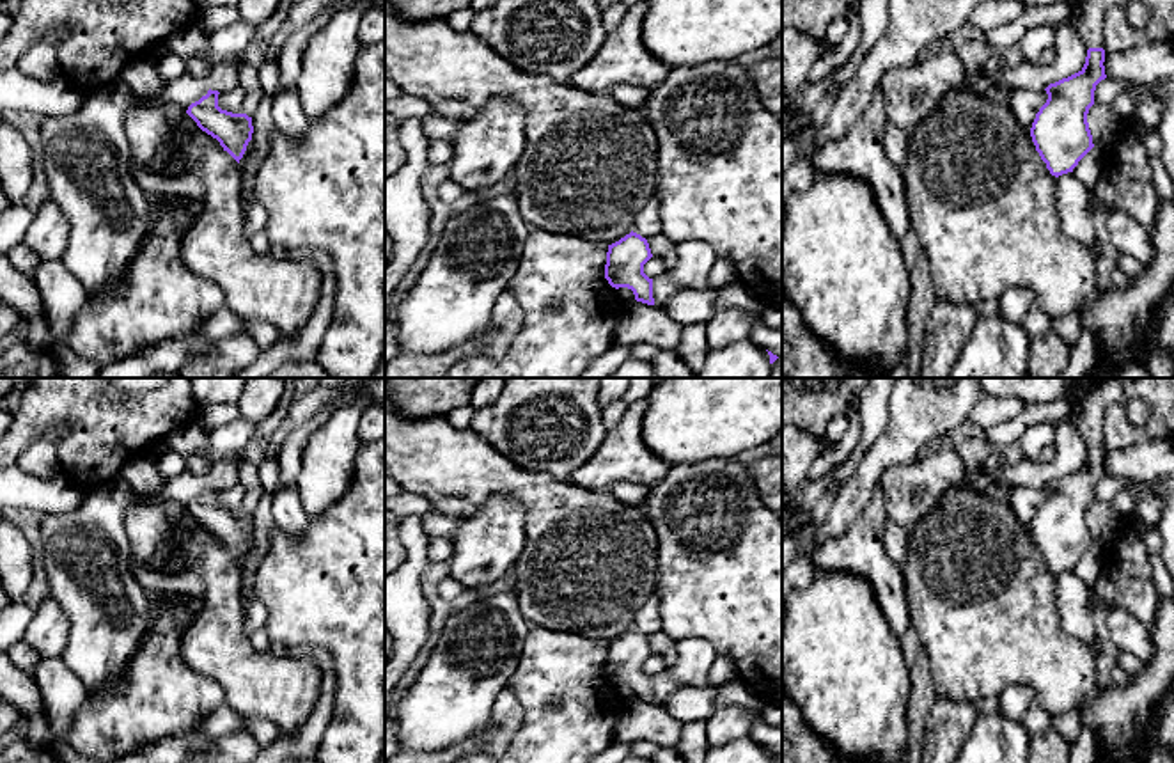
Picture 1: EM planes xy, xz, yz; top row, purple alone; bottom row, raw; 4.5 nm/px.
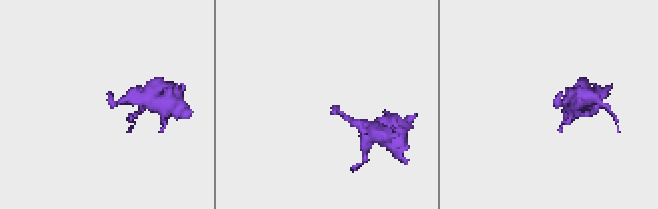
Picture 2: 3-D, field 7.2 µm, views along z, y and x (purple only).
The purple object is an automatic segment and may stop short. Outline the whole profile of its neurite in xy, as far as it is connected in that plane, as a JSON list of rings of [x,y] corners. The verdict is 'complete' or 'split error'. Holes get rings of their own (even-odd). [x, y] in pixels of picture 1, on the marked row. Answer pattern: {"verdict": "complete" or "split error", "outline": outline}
{"verdict": "complete", "outline": [[[209,89],[206,96],[188,106],[186,114],[239,163],[252,140],[252,117],[222,110],[218,94]]]}

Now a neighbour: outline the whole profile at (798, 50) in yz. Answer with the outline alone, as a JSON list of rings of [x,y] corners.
[[[794,27],[782,28],[782,114],[794,92],[807,85],[807,75],[819,59],[823,43]]]

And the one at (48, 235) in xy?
[[[48,199],[35,213],[23,245],[28,247],[37,261],[60,259],[69,240],[69,224],[64,213]]]

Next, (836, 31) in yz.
[[[837,16],[826,27],[823,43],[828,44],[828,46],[837,46],[839,43],[842,43],[846,32],[848,32],[848,18],[846,16]]]

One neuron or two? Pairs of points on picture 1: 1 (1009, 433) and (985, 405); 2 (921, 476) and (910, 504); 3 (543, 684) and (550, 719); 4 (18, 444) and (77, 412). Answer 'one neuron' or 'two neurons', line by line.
1: two neurons
2: one neuron
3: one neuron
4: one neuron

